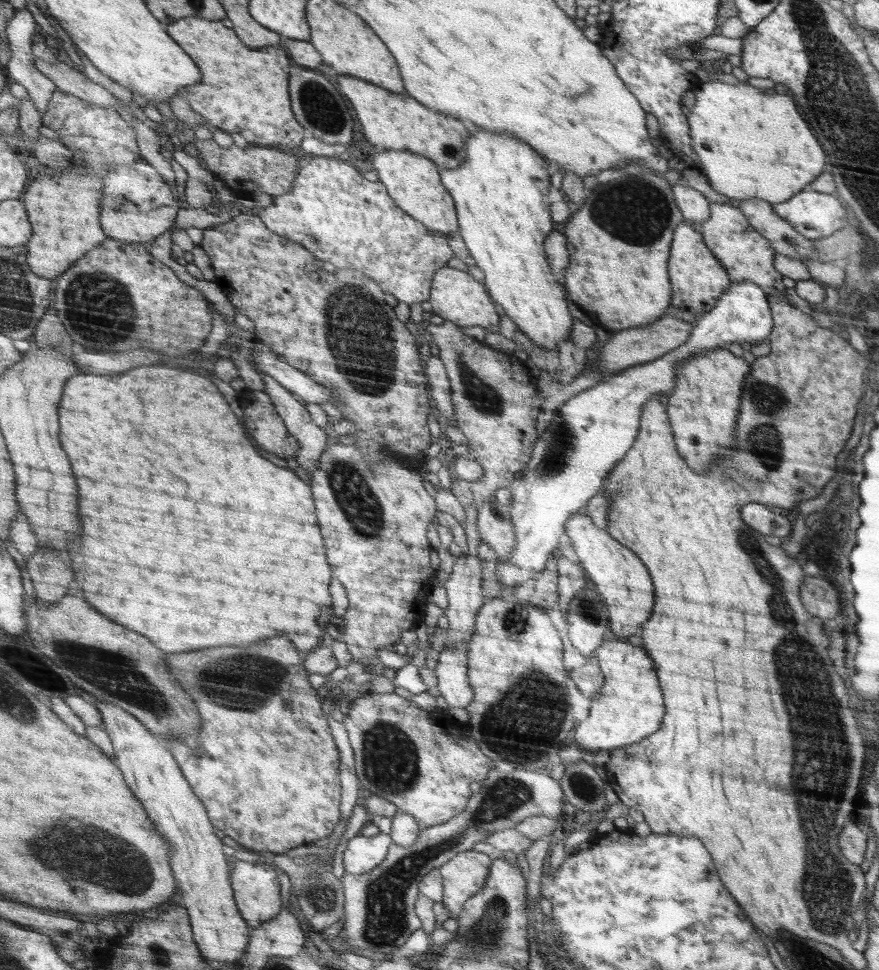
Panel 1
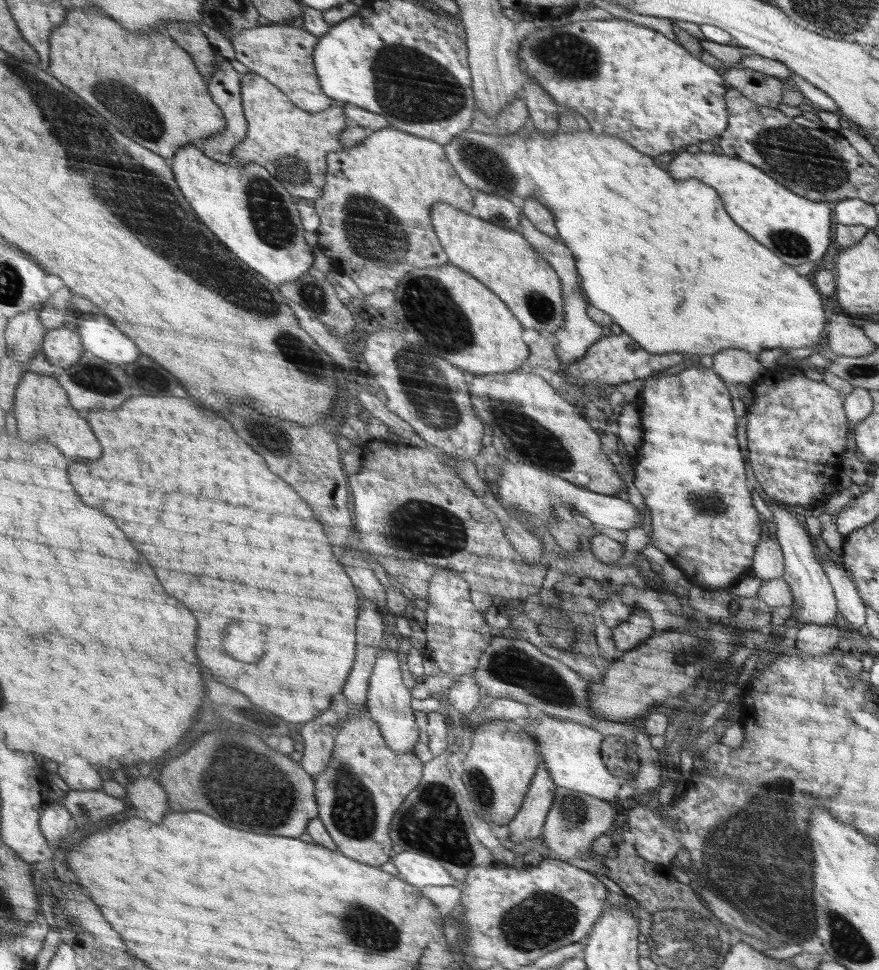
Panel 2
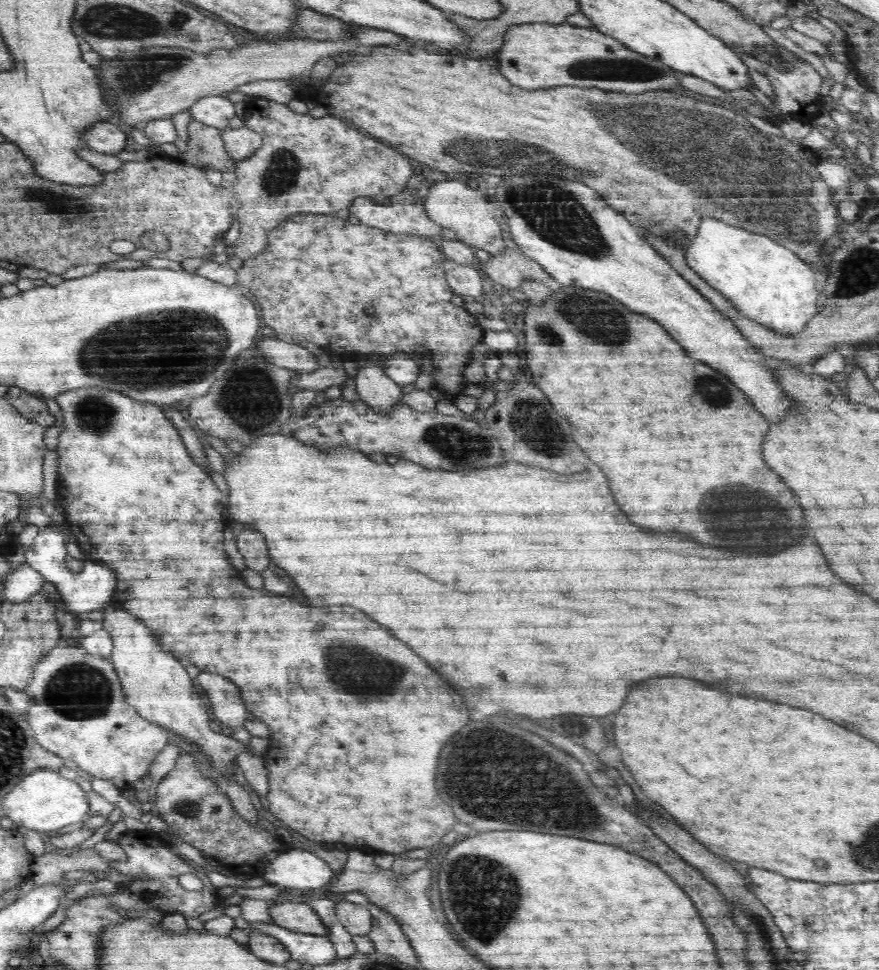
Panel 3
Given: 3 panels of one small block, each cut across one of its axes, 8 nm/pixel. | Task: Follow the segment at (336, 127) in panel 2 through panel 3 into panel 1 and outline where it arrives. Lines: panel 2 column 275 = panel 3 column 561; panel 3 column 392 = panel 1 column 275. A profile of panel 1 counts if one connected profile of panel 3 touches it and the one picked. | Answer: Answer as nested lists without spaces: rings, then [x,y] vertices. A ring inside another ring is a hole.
[[[196,16],[171,24],[168,31],[202,68],[204,84],[201,82],[198,86],[190,86],[186,94],[194,110],[205,116],[211,127],[240,134],[249,145],[262,145],[288,152],[301,146],[305,127],[300,121],[296,122],[290,110],[290,60],[284,50],[252,50],[240,42],[234,29],[224,26],[221,21]]]

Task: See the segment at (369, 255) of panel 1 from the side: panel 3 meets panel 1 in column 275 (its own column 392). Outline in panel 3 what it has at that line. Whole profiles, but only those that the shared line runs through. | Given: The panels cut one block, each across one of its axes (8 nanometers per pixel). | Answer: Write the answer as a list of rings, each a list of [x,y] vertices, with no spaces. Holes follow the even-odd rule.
[[[412,182],[403,192],[397,193],[391,197],[390,204],[378,203],[376,199],[370,199],[370,196],[356,196],[350,202],[350,212],[343,214],[352,214],[362,222],[362,224],[370,224],[384,231],[393,232],[394,234],[412,233],[421,237],[429,237],[433,240],[434,236],[443,237],[440,234],[442,226],[434,222],[423,207],[422,197],[416,195],[415,184]]]

